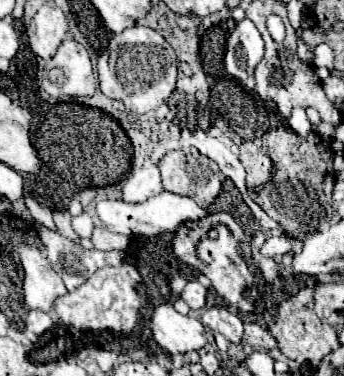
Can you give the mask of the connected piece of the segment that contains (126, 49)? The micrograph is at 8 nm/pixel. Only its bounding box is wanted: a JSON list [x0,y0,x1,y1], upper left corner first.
[100,26,176,114]

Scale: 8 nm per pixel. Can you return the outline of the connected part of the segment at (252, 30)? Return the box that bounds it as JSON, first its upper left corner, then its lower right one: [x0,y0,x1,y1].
[224,18,264,82]

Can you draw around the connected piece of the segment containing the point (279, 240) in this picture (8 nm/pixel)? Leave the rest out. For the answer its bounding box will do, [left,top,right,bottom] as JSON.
[260,234,292,256]

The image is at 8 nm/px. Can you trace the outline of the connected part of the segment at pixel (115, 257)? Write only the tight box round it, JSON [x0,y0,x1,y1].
[38,228,124,290]

